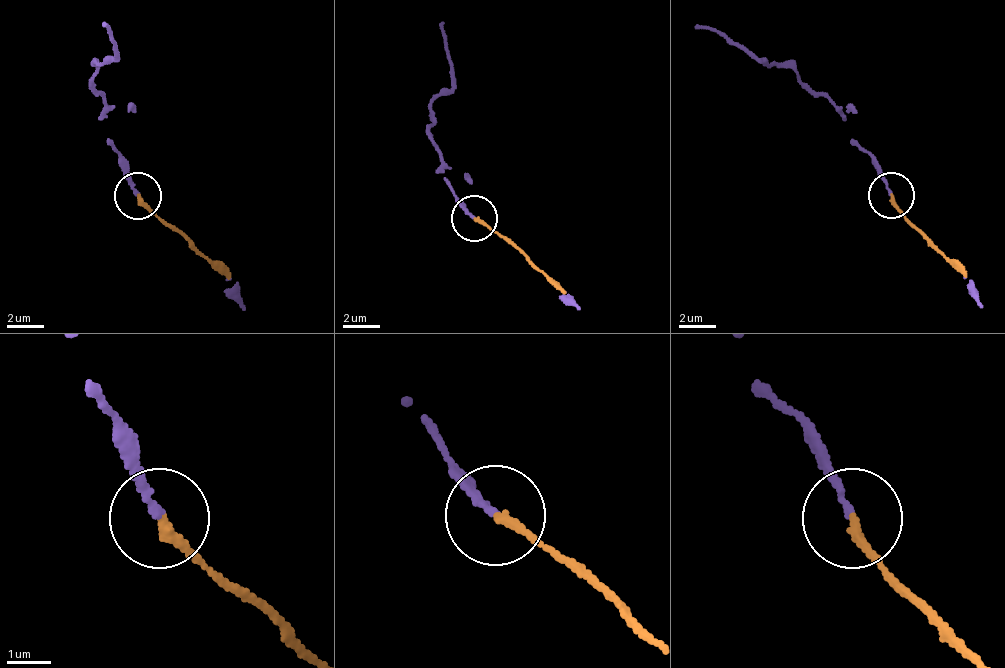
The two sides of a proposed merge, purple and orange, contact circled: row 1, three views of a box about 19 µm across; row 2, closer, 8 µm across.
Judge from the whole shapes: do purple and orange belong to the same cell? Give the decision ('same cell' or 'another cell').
same cell

